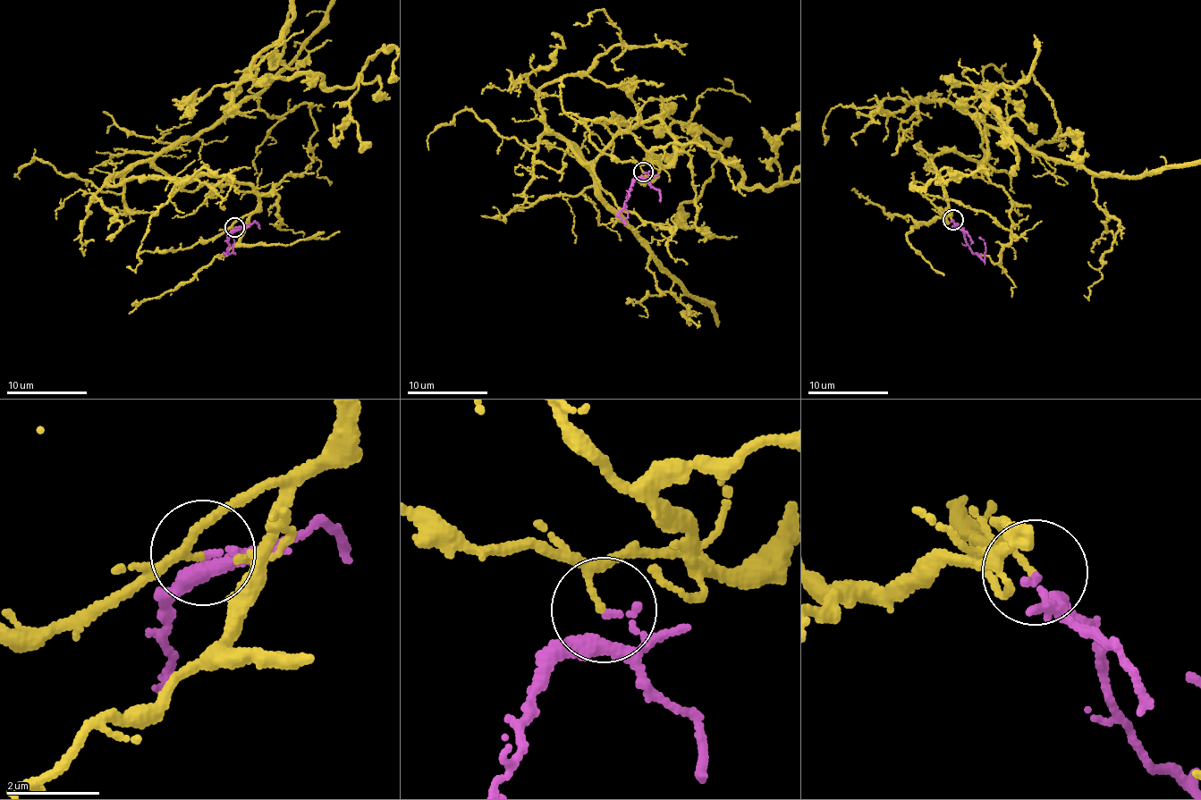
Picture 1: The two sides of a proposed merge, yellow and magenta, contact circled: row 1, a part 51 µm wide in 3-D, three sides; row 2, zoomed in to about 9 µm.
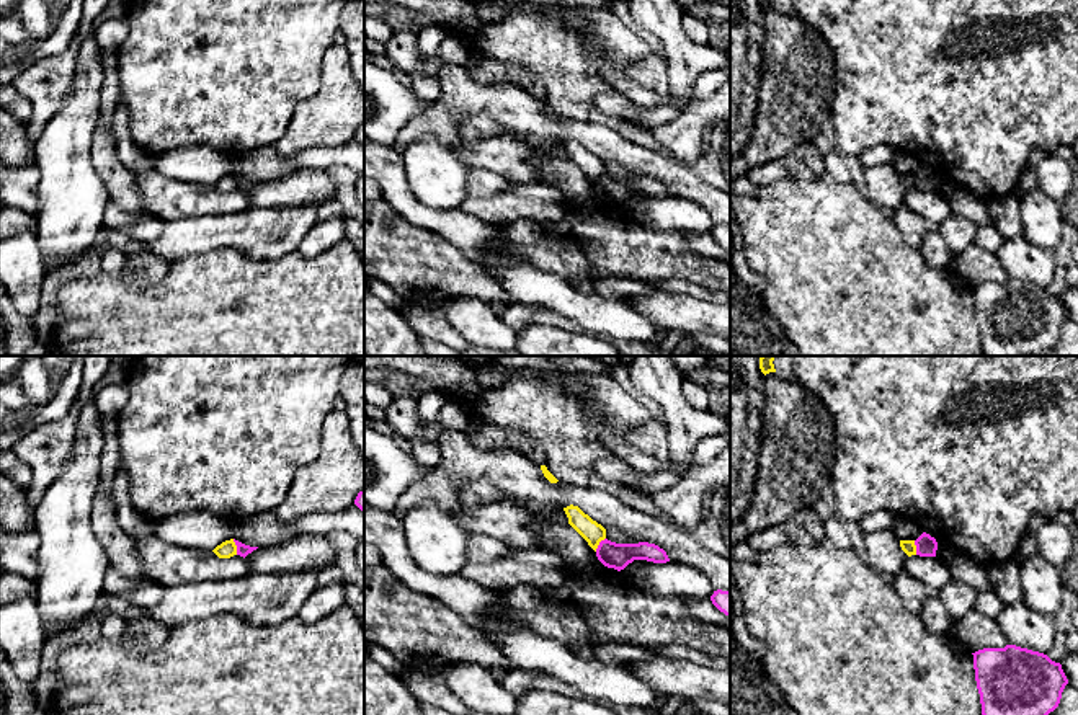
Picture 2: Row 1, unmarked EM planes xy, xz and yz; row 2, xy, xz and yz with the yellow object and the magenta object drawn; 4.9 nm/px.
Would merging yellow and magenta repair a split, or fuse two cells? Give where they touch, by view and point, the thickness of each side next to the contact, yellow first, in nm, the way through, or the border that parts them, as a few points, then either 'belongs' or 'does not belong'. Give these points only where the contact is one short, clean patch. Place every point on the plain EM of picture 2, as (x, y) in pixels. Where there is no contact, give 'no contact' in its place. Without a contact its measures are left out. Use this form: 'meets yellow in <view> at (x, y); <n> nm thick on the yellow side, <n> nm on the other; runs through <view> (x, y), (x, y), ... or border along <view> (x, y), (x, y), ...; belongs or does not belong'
meets yellow in xy at (236, 182); 90 nm thick on the yellow side, 60 nm on the other; border along xy (232, 173), (237, 188); does not belong

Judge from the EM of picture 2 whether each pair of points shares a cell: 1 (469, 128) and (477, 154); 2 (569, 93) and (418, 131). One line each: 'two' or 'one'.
1: two
2: two

